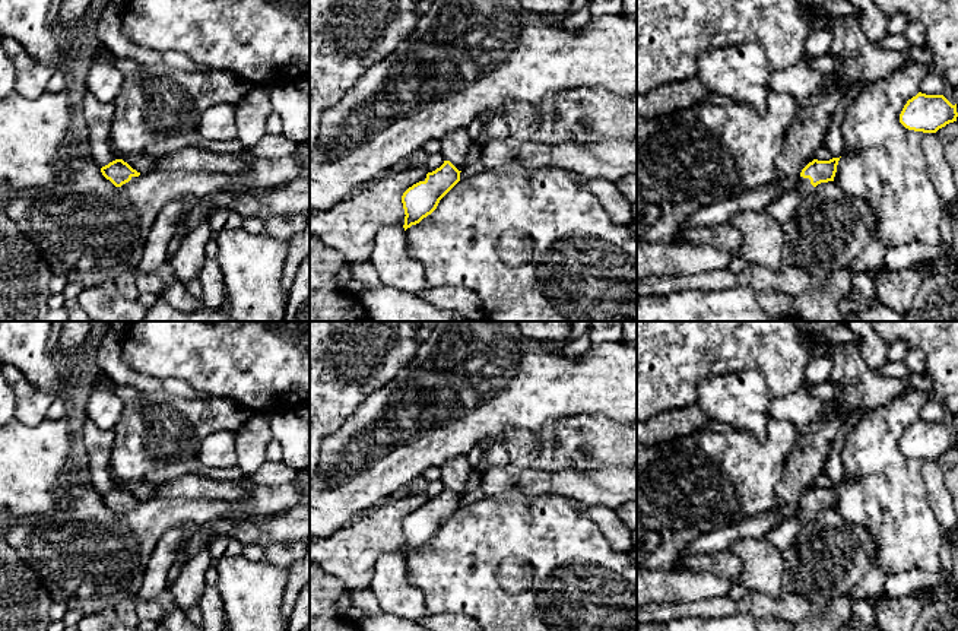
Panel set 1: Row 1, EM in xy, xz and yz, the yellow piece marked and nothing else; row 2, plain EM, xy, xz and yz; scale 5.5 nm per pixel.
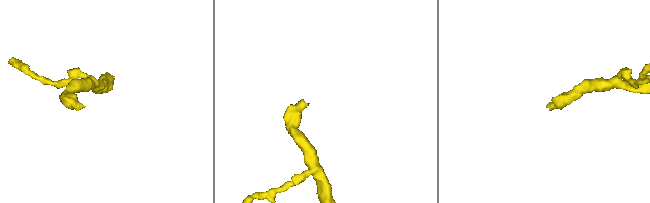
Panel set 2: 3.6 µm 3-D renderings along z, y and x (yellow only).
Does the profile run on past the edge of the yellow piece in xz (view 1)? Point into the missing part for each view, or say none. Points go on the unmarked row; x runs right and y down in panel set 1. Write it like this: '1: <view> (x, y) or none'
1: xz (473, 481)

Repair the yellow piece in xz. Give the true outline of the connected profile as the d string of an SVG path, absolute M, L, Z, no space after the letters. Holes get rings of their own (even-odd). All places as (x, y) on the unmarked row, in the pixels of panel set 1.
M475 467L461 492L444 488L440 495L428 500L424 508L413 511L403 520L405 558L437 536L440 527L460 508L460 500L479 485L480 476Z

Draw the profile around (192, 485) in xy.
M185 473L159 485L153 497L238 501L247 498L247 491L240 483L231 481L218 481L199 473Z

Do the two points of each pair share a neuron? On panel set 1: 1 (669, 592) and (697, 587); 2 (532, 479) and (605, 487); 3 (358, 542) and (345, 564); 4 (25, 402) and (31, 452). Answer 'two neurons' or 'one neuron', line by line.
1: one neuron
2: one neuron
3: one neuron
4: two neurons

